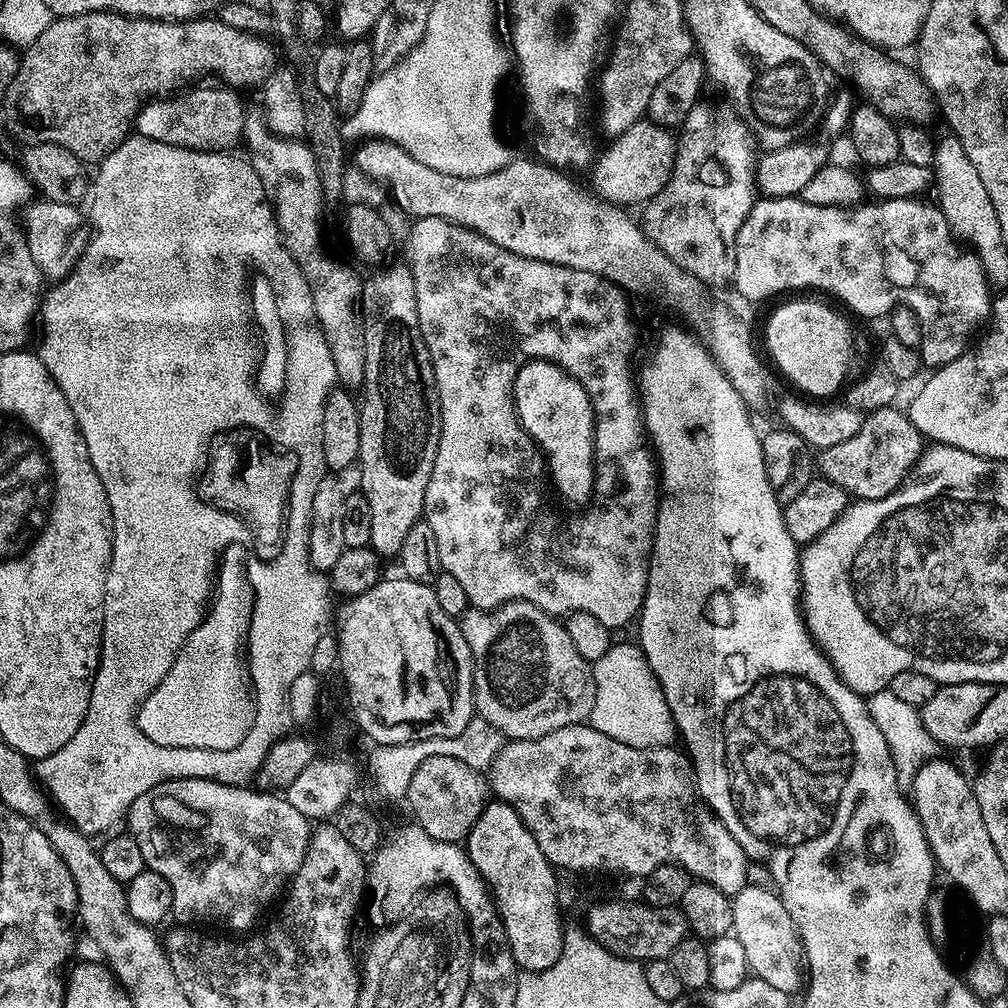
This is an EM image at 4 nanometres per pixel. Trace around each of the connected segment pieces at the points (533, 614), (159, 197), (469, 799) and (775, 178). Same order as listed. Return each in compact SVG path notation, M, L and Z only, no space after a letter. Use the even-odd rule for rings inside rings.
M512 600L493 610L468 610L459 626L472 651L475 711L497 727L504 738L542 738L554 730L562 730L562 726L583 724L591 717L596 697L592 664L578 654L574 642L570 642L570 634L557 617L525 600Z
M135 134L129 135L128 139L123 140L107 156L107 164L108 169L97 174L96 185L93 183L90 188L92 218L90 214L90 235L84 253L78 258L78 262L69 276L55 281L51 285L52 289L49 292L47 289L43 293L42 303L38 309L38 332L40 328L38 362L46 372L51 374L52 381L60 387L60 395L66 398L68 409L74 410L74 418L78 422L80 433L84 439L84 451L90 454L92 468L98 474L101 489L106 494L111 520L106 594L101 597L100 662L99 666L94 669L92 677L90 706L85 708L82 722L76 725L74 738L70 738L66 742L66 746L62 746L54 754L39 757L34 764L35 779L42 785L44 792L50 797L51 803L67 817L73 828L85 834L93 834L92 832L111 833L115 829L112 827L119 820L121 823L127 817L135 800L142 798L142 794L146 794L146 790L167 780L202 778L223 784L247 785L260 769L270 746L274 746L274 742L291 729L288 727L293 727L294 721L288 709L290 685L294 682L294 678L298 678L298 674L311 669L314 646L318 642L318 638L322 638L329 631L328 615L332 612L332 600L334 601L334 593L327 575L312 567L308 553L308 523L310 522L310 514L314 510L314 494L318 490L318 486L322 486L324 477L330 472L326 462L326 450L322 450L322 418L326 410L326 402L338 384L334 356L331 354L323 327L315 316L314 298L309 280L284 244L276 214L271 201L265 194L261 179L258 178L258 174L252 169L247 159L235 160L228 152L196 152L193 148L170 146L166 142L154 142L154 138ZM244 254L254 257L261 267L264 267L266 272L264 277L273 279L277 297L280 300L281 311L278 313L278 318L282 318L282 326L288 339L288 365L286 366L286 386L278 400L280 417L276 420L276 438L280 442L281 449L290 451L297 456L297 470L293 476L292 484L288 487L264 488L264 484L272 484L272 480L284 480L284 472L280 472L280 476L276 476L276 472L268 472L268 464L264 464L264 460L268 460L268 450L262 450L258 454L260 460L260 500L256 500L256 492L252 492L252 500L224 500L224 504L219 508L211 504L208 496L204 496L204 492L220 492L220 484L224 484L224 480L220 480L220 476L208 476L208 484L204 484L205 473L220 472L220 456L228 456L228 452L216 452L216 468L212 468L210 446L214 436L219 432L232 429L252 430L254 426L260 428L266 425L270 418L269 401L261 395L254 383L256 372L260 368L262 340L260 336L252 340L253 332L258 330L256 324L248 328L248 322L253 317L248 313L248 304L244 304L244 268L240 268L240 260L244 260ZM148 620L164 620L164 622L168 622L168 620L174 620L174 622L197 620L199 622L199 625L191 629L184 640L183 646L186 647L188 654L184 652L184 656L182 656L182 662L180 662L182 668L186 668L184 662L188 656L190 656L190 660L194 660L190 664L196 664L194 656L196 654L202 656L206 650L206 660L210 660L210 662L206 662L208 674L212 674L212 670L222 670L226 666L226 664L220 664L222 660L228 660L228 662L238 660L238 662L242 662L242 664L238 664L238 668L242 668L251 676L251 687L254 689L256 701L253 726L238 746L232 750L221 751L224 756L224 766L162 766L160 768L160 766L156 766L156 756L154 756L156 750L146 750L146 756L152 754L146 760L144 760L144 754L138 756L136 762L142 762L142 764L130 764L132 760L126 760L128 750L118 750L118 742L110 738L112 730L118 728L118 724L114 724L114 716L112 716L112 702L114 702L112 694L114 694L114 678L116 678L116 670L114 670L116 654L112 654L112 650L126 650L128 644L134 644L134 638L138 636L138 632L144 634L142 630L146 630Z
M427 758L415 771L406 797L406 804L412 807L412 812L416 815L413 816L415 823L419 824L422 830L426 830L426 834L430 834L430 838L438 838L438 842L460 844L467 841L470 830L474 826L474 822L478 822L486 803L486 797L484 797L486 780L485 777L484 780L482 777L484 776L479 771L472 769L465 762L460 762L456 758Z
M840 92L836 97L835 96L836 93L827 101L826 107L822 112L824 121L820 124L820 133L818 133L813 140L797 138L794 142L790 142L781 148L767 149L767 151L759 157L756 163L756 183L759 191L763 193L765 197L799 197L802 186L806 186L806 182L810 182L810 178L814 178L814 174L818 174L818 170L822 170L825 164L829 163L828 143L830 143L835 136L843 137L845 135L848 120L852 116L854 107L854 101L852 101L850 93Z

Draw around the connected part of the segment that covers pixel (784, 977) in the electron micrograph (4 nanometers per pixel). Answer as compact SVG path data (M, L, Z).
M749 882L741 892L731 897L733 924L730 932L738 938L738 942L742 942L748 971L755 979L783 992L796 994L806 980L804 948L790 914L786 914L786 906L779 895L771 887L768 888Z

